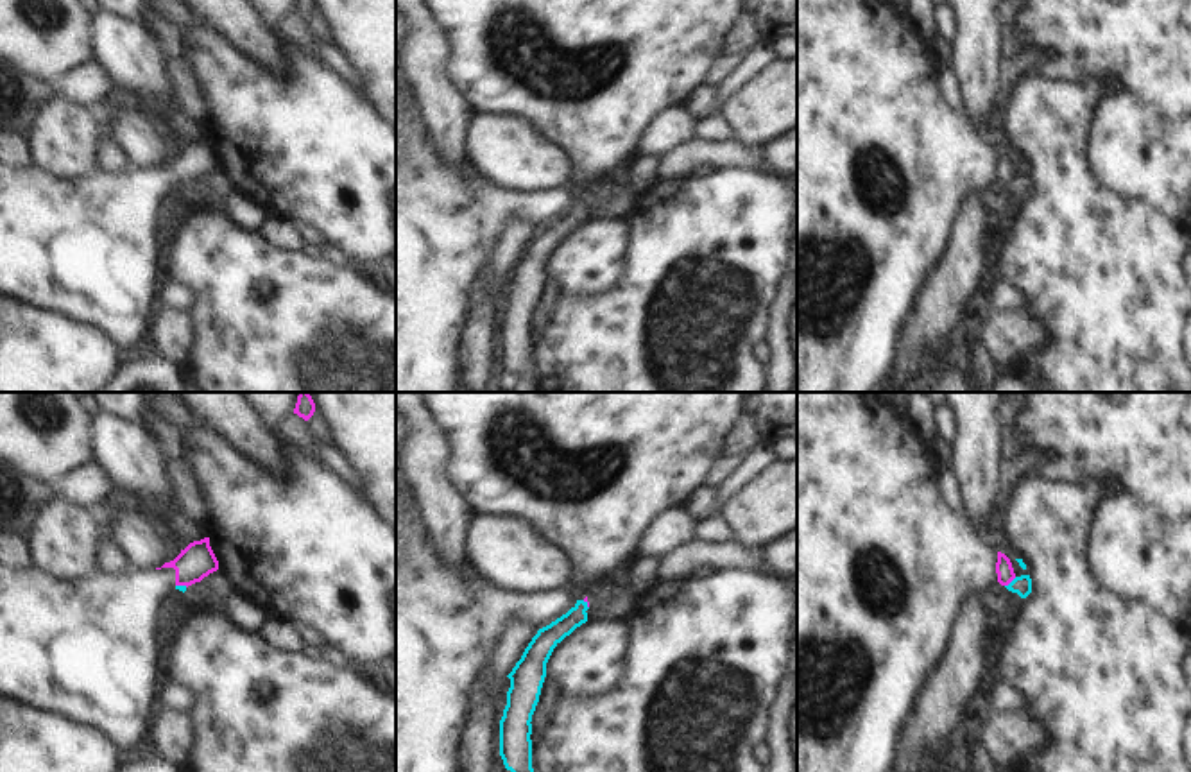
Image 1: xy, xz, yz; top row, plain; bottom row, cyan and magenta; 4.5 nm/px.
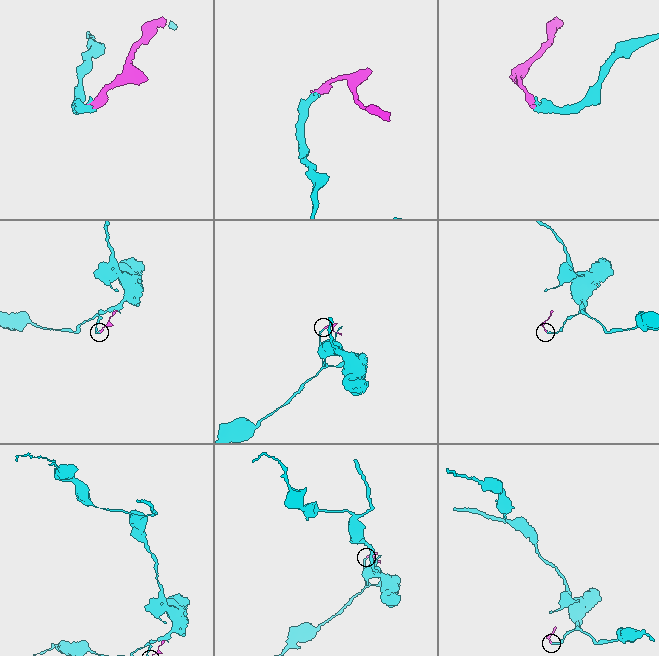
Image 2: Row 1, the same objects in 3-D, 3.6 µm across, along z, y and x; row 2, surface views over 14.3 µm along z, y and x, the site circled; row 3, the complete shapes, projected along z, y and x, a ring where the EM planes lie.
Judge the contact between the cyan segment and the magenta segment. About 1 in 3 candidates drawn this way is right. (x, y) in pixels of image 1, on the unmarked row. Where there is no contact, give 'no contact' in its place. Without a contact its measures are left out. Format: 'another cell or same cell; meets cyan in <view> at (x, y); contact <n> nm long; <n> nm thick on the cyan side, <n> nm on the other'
another cell; meets cyan in yz at (1012, 180); contact 70 nm long; 80 nm thick on the cyan side, 80 nm on the other

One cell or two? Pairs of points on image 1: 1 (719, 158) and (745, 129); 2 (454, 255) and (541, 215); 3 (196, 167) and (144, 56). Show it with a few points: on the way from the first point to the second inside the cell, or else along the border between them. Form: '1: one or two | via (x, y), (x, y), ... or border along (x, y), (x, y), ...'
1: two | border along (731, 138), (760, 147)
2: one | via (475, 233), (500, 208), (520, 208)
3: two | border along (206, 135), (190, 140), (181, 149)

